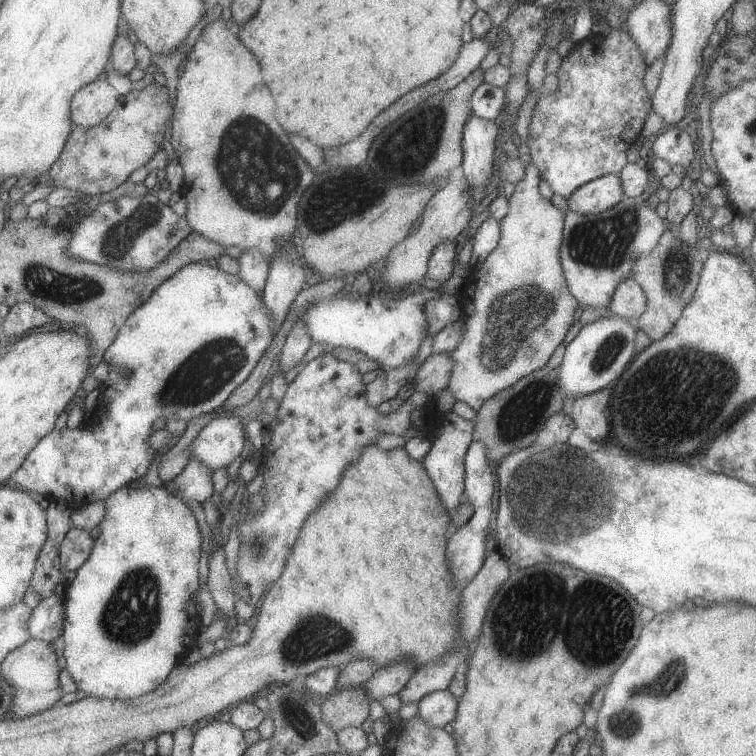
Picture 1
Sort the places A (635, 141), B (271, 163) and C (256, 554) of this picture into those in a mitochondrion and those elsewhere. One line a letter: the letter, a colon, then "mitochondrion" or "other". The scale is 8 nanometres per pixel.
A: other
B: mitochondrion
C: mitochondrion

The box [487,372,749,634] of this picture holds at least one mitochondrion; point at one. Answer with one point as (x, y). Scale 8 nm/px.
(551, 497)

